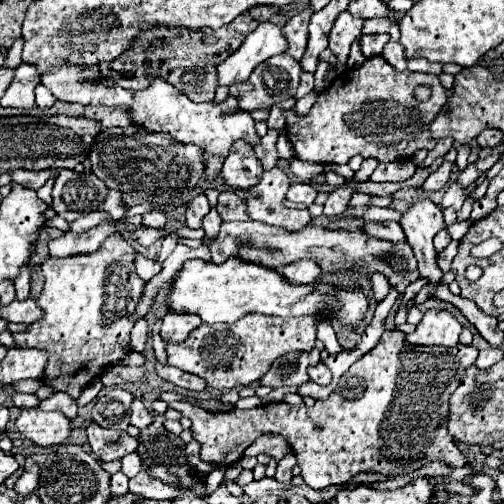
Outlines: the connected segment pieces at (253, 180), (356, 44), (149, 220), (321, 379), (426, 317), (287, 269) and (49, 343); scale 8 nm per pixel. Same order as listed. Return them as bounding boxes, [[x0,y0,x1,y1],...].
[[221,140,263,190],[347,34,366,69],[143,212,167,228],[309,362,331,384],[407,310,463,346],[281,258,321,284],[13,232,145,398]]

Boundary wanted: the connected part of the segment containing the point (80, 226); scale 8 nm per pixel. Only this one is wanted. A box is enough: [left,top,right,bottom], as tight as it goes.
[69,210,111,233]

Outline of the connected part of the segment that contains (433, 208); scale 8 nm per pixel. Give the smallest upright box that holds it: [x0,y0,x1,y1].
[399,198,472,284]

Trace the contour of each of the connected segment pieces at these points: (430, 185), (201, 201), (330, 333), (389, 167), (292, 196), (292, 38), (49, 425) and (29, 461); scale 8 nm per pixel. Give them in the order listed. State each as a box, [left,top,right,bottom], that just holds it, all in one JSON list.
[[423,162,453,190],[185,192,209,228],[317,320,345,354],[369,161,417,182],[287,184,317,204],[283,10,311,60],[15,406,71,446],[15,456,39,496]]

